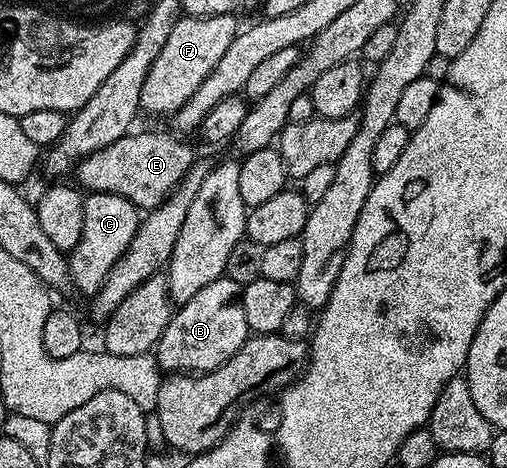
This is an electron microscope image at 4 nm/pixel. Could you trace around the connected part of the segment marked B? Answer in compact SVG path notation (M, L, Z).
M223 277L206 284L198 296L183 303L166 324L154 357L161 371L168 374L205 374L230 360L250 337L246 312L242 312L241 286Z

